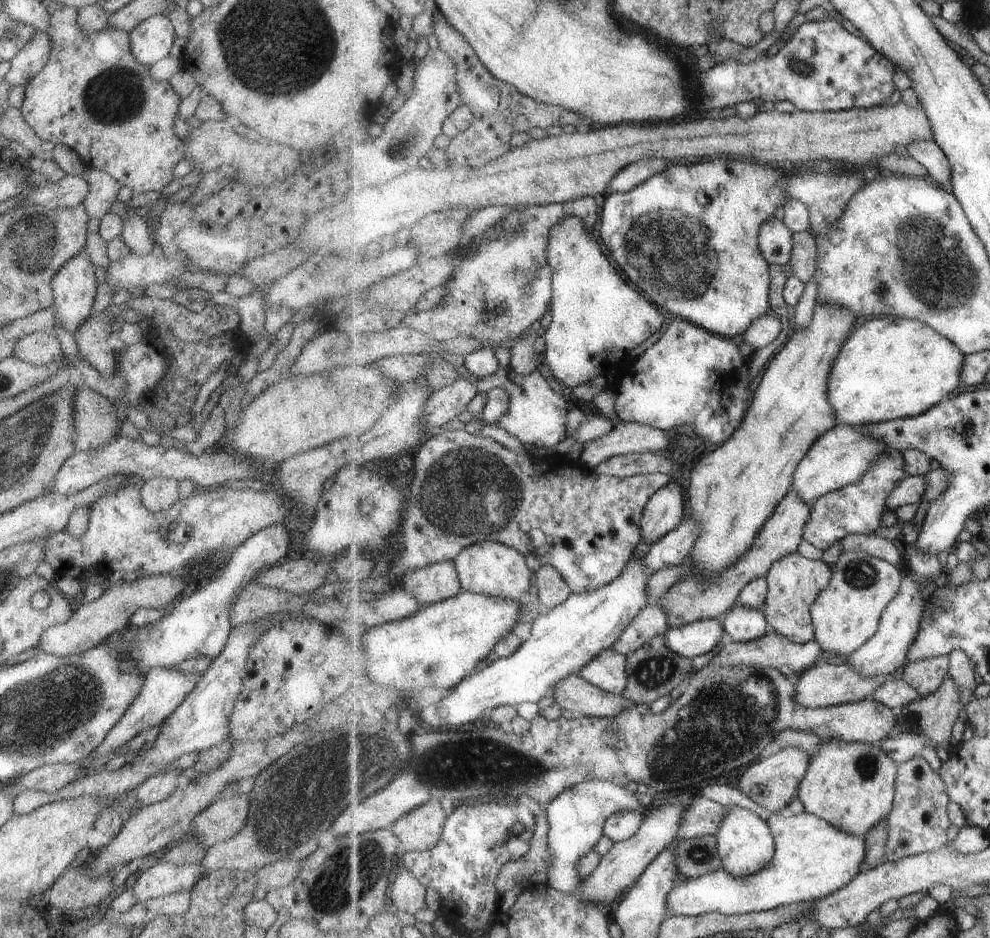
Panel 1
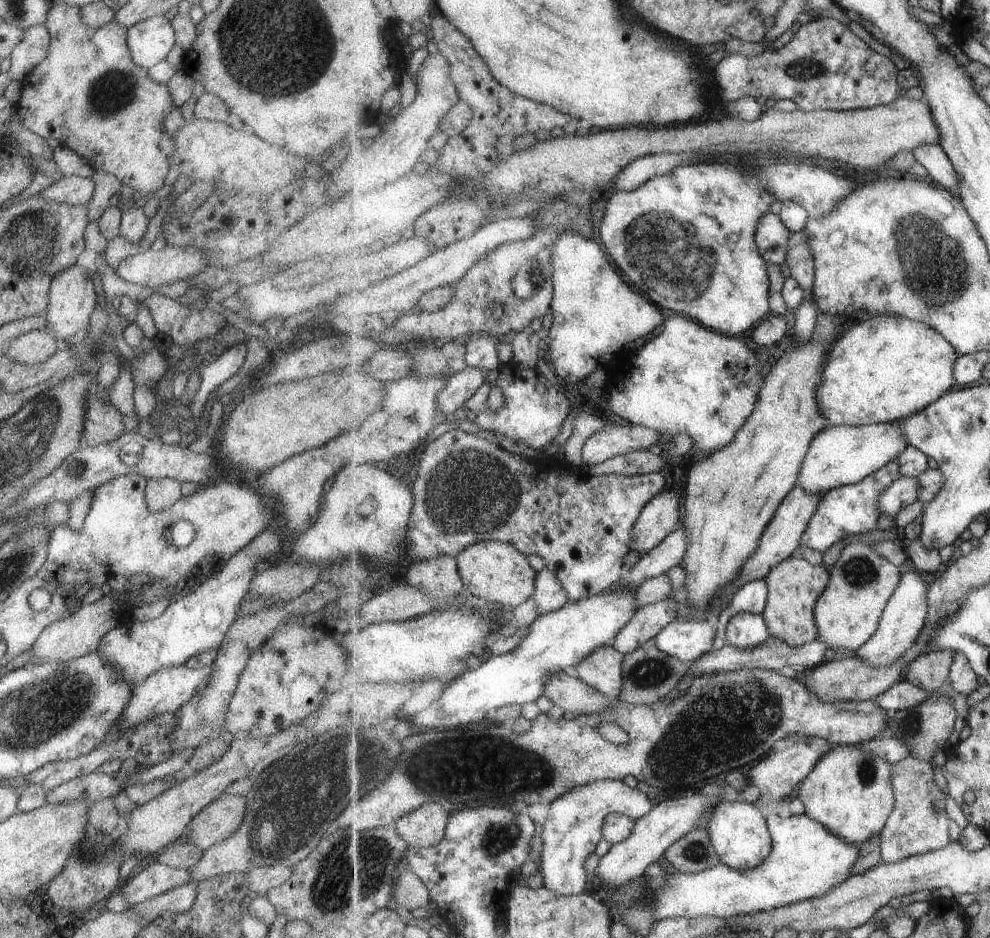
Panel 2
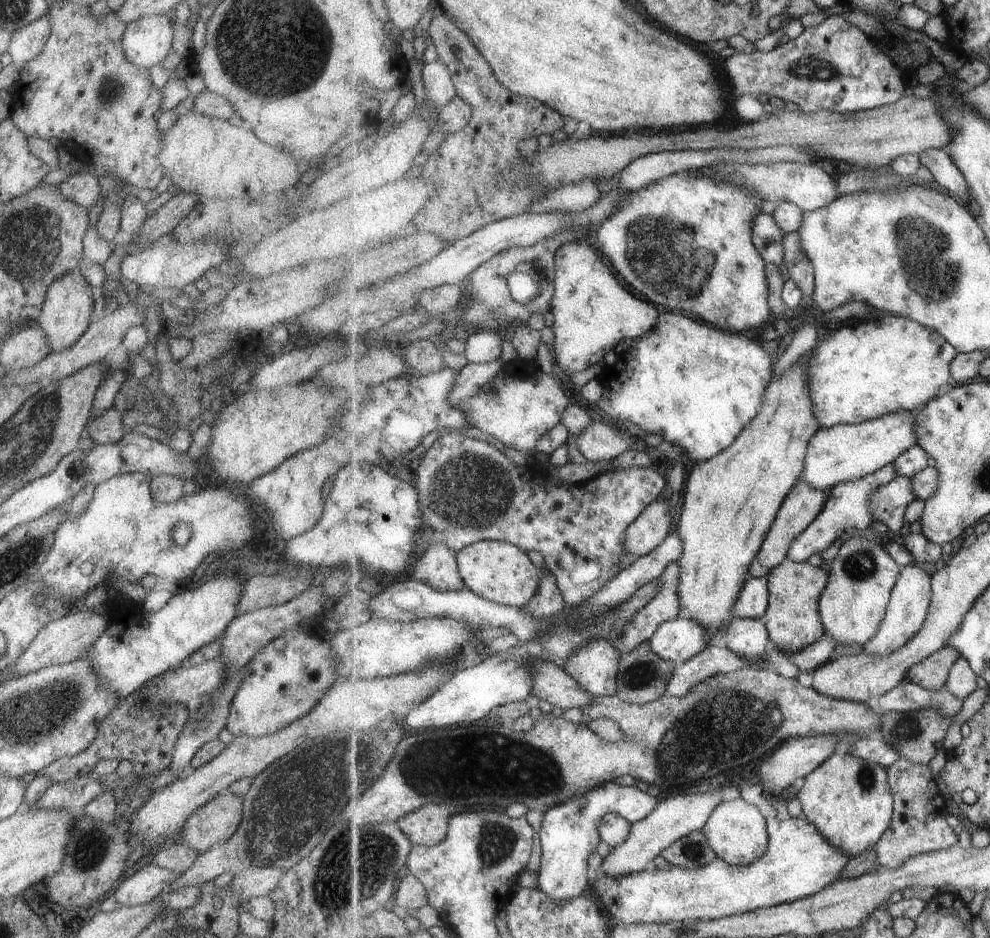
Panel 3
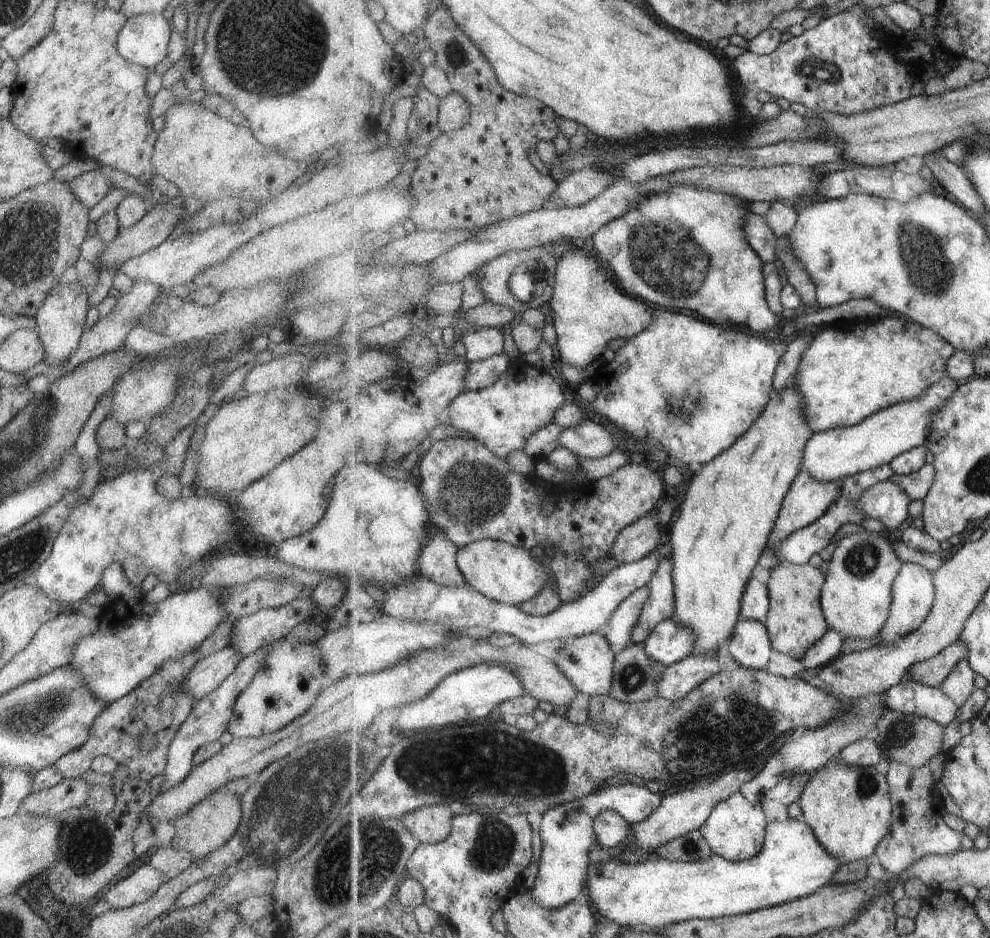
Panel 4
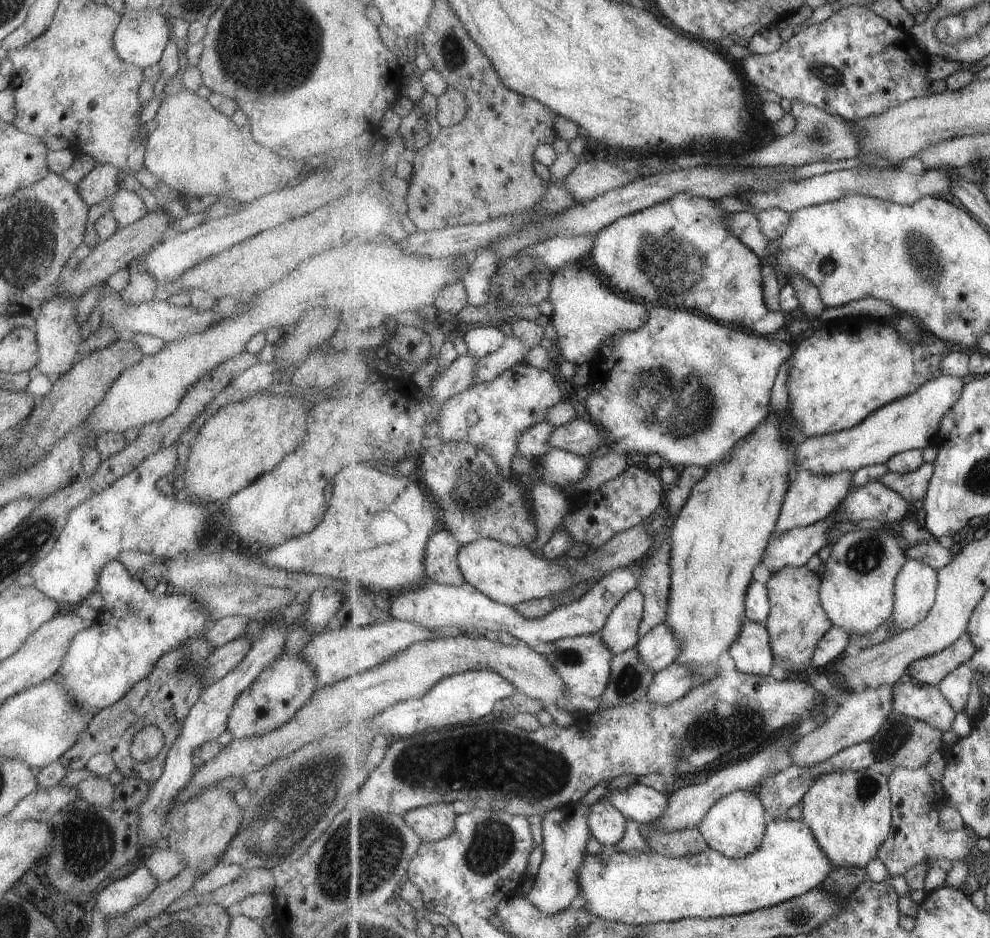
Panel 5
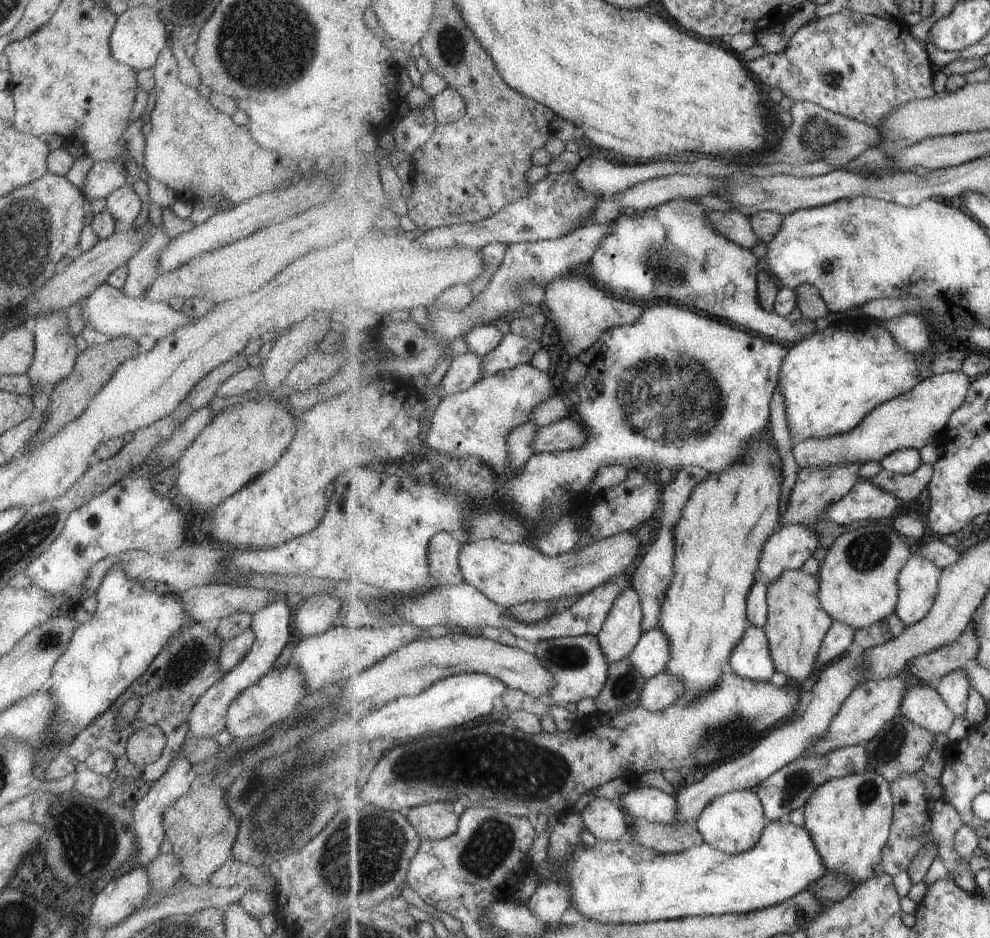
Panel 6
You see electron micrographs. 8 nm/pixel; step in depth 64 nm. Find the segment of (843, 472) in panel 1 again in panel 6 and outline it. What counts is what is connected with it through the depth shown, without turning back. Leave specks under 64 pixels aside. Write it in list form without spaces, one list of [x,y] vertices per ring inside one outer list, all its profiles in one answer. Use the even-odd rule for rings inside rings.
[[[962,372],[933,375],[921,382],[911,392],[902,394],[900,397],[878,406],[865,417],[865,420],[856,429],[845,434],[837,434],[837,436],[831,438],[809,438],[804,440],[792,449],[792,456],[795,457],[795,461],[801,469],[808,466],[823,468],[823,466],[841,466],[845,462],[849,462],[849,464],[857,464],[857,462],[865,464],[871,461],[881,462],[883,458],[888,457],[888,454],[893,454],[897,450],[920,449],[925,448],[928,444],[935,444],[935,440],[939,440],[939,436],[947,430],[949,418],[959,409],[959,406],[964,404],[965,398],[970,392],[971,384],[969,375]]]

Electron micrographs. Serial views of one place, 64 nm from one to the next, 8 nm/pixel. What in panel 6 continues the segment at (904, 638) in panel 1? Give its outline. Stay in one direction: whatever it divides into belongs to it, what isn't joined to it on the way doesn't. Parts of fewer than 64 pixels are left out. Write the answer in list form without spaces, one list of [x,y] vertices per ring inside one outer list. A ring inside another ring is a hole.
[[[921,554],[911,556],[907,566],[901,570],[901,599],[895,613],[905,627],[923,620],[936,605],[943,570],[936,562]]]

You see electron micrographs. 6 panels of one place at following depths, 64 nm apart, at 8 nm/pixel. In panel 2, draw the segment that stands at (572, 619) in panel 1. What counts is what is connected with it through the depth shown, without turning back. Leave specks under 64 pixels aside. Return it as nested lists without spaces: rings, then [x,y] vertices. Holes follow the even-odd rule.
[[[621,588],[605,590],[583,600],[571,600],[559,610],[539,615],[529,626],[527,637],[513,652],[493,655],[478,668],[467,670],[446,686],[437,700],[408,719],[412,725],[425,728],[457,728],[483,720],[489,710],[510,704],[535,703],[545,694],[545,686],[553,674],[574,671],[595,650],[613,646],[617,634],[637,611],[637,590]]]

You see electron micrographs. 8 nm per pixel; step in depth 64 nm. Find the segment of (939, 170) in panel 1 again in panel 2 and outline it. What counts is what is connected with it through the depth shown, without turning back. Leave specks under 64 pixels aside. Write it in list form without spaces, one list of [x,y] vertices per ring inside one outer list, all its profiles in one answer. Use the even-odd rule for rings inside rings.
[[[939,144],[917,146],[913,154],[927,168],[932,181],[938,182],[948,191],[958,192],[960,174],[944,147]]]

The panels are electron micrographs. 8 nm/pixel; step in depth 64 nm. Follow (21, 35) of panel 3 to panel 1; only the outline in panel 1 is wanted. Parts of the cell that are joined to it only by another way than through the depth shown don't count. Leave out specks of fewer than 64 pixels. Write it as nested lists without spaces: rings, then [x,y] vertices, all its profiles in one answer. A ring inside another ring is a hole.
[[[35,31],[33,38],[10,60],[10,69],[2,78],[9,86],[26,85],[47,62],[50,37]]]

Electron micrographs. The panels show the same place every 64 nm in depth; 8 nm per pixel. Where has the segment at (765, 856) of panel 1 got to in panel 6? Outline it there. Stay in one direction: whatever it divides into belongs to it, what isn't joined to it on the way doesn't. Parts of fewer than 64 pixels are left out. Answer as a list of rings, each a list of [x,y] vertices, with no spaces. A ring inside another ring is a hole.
[[[755,789],[731,791],[715,798],[694,822],[707,843],[721,852],[732,855],[743,854],[755,848],[768,823],[764,802]]]

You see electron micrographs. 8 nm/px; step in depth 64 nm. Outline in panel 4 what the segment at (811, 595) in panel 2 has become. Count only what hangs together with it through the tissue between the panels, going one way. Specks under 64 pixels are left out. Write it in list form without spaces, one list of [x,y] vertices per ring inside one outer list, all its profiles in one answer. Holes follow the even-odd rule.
[[[783,562],[770,570],[767,582],[770,610],[764,623],[768,626],[772,638],[772,648],[801,661],[813,645],[829,632],[831,626],[825,618],[821,600],[827,577],[824,567],[815,568],[808,563],[799,565]]]

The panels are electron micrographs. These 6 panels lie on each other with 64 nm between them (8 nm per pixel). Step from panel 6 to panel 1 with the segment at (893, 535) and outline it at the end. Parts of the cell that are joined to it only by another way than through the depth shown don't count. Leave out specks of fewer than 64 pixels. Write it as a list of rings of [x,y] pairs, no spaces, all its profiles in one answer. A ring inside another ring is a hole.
[[[865,550],[841,552],[837,562],[833,564],[833,570],[832,581],[829,586],[821,592],[812,604],[813,622],[816,626],[815,641],[819,642],[823,651],[848,657],[864,644],[867,644],[879,632],[881,617],[889,603],[900,593],[905,574],[892,562],[875,558],[872,554],[867,554]]]

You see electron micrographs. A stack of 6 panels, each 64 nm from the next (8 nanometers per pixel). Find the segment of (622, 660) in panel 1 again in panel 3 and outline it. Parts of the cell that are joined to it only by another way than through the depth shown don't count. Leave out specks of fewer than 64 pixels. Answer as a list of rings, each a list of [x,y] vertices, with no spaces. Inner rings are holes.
[[[593,638],[593,642],[585,642],[562,666],[595,697],[617,696],[621,655],[611,639]]]

